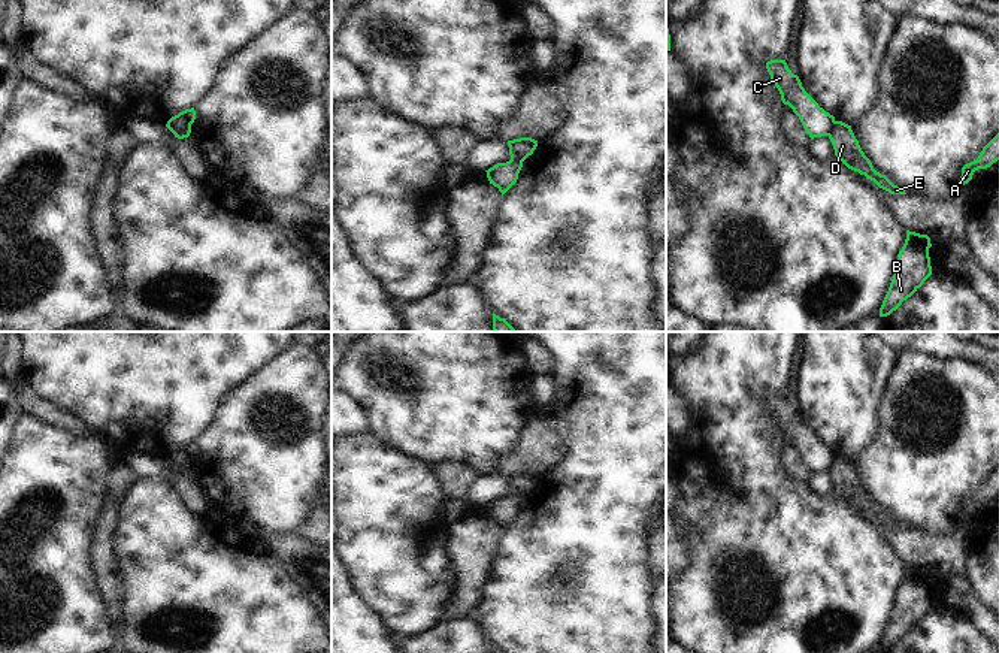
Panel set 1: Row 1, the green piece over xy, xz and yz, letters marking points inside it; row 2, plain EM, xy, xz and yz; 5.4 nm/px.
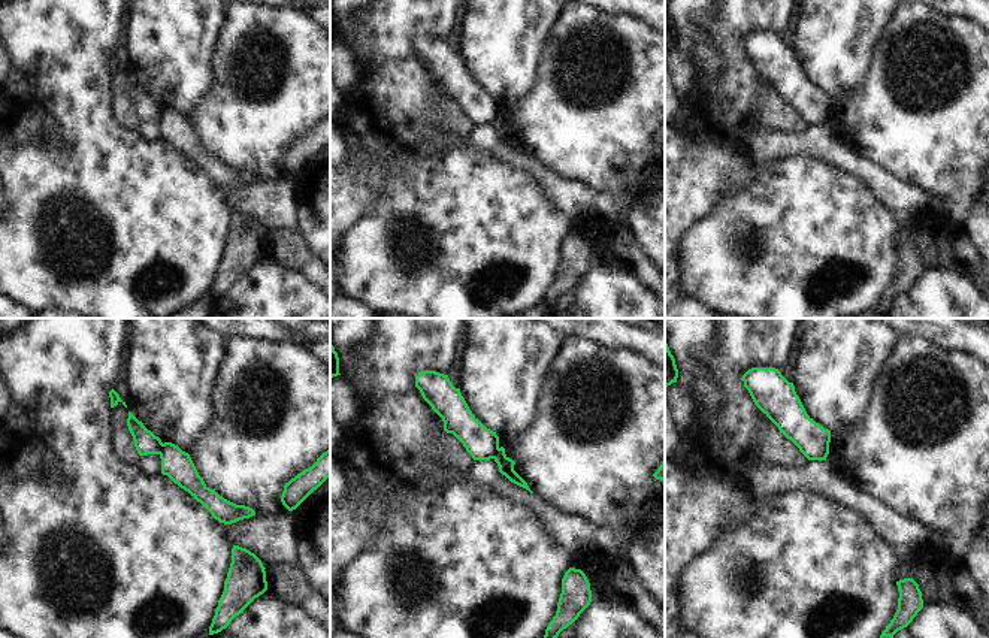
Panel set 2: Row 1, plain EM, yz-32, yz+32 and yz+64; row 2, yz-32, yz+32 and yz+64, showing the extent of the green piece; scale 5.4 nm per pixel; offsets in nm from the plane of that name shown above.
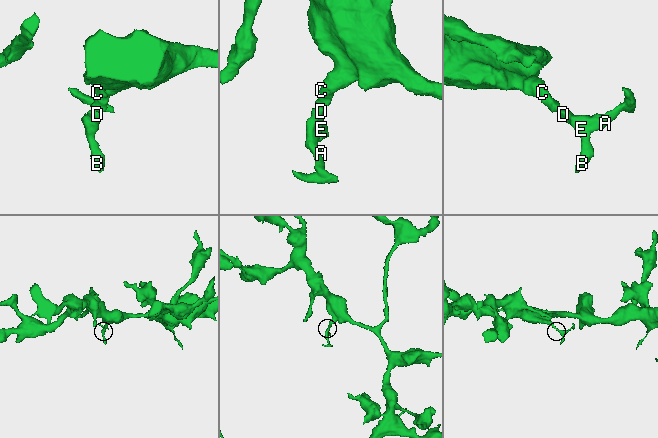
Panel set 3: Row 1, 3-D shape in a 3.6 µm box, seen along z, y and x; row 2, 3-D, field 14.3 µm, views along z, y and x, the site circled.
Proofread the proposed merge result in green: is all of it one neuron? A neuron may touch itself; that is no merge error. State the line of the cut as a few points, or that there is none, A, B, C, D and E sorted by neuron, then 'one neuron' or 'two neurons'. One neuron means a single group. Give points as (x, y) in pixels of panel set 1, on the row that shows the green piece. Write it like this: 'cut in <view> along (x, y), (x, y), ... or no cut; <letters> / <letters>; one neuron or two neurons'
cut in yz along (835, 121), (828, 135); A B D E / C; two neurons

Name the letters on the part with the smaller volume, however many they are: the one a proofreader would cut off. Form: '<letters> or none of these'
A, B, D, E

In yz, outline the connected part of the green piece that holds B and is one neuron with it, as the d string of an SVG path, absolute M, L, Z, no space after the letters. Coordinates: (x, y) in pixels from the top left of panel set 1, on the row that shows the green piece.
M906 230L906 239L897 254L894 275L880 308L880 317L887 317L896 311L932 275L930 247L927 235Z

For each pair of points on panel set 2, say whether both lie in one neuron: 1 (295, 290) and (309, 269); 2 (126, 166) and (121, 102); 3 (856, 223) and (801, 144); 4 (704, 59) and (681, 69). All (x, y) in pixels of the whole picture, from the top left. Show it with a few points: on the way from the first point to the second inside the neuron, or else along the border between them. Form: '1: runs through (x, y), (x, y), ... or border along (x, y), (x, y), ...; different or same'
1: border along (274, 259), (280, 265), (302, 274), (314, 286); different
2: border along (109, 91), (114, 117), (126, 127), (138, 130); different
3: border along (774, 159), (810, 154), (841, 168); different
4: border along (680, 50), (690, 60), (696, 72); different

